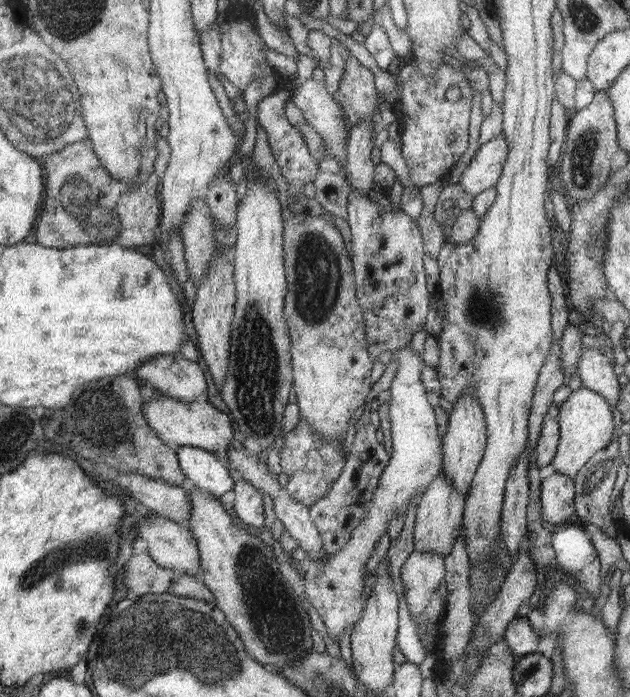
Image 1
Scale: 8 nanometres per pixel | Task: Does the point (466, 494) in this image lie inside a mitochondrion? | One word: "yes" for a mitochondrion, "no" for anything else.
no

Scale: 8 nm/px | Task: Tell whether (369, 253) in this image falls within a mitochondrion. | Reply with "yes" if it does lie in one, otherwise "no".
no

